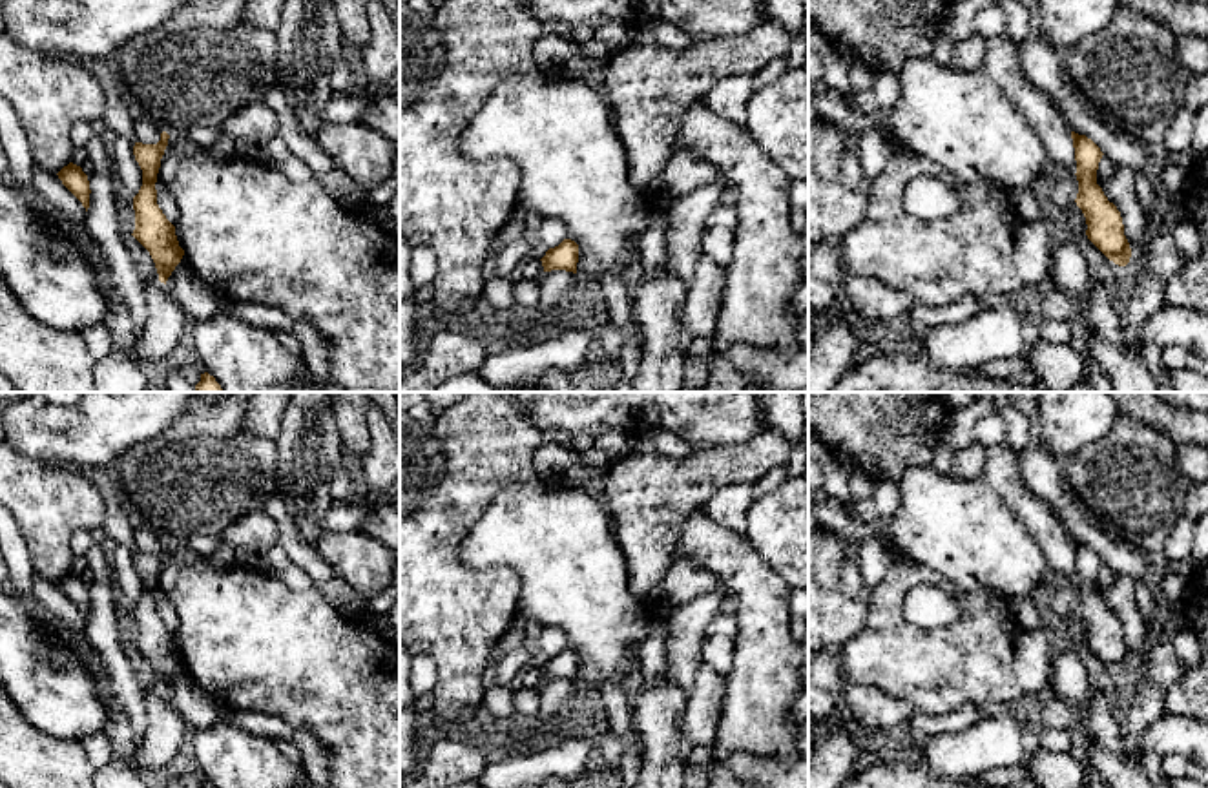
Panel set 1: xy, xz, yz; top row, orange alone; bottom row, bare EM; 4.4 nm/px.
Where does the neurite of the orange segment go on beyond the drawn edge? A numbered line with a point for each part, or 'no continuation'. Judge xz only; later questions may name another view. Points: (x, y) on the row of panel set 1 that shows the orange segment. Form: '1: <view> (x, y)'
no continuation

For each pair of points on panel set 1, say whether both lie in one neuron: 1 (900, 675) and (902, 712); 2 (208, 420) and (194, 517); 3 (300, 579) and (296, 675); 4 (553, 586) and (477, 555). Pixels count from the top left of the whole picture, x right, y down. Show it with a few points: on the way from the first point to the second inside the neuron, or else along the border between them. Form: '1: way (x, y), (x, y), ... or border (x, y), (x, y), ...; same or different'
1: border (862, 684), (882, 688), (904, 699), (916, 712); different
2: way (208, 444), (205, 471), (194, 482), (194, 493); same
3: border (261, 570), (294, 590), (314, 588); different
4: way (535, 568), (522, 555), (495, 555); same

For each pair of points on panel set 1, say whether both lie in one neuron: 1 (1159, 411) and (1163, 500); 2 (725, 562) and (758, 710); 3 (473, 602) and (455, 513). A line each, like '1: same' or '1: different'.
1: different
2: same
3: same

